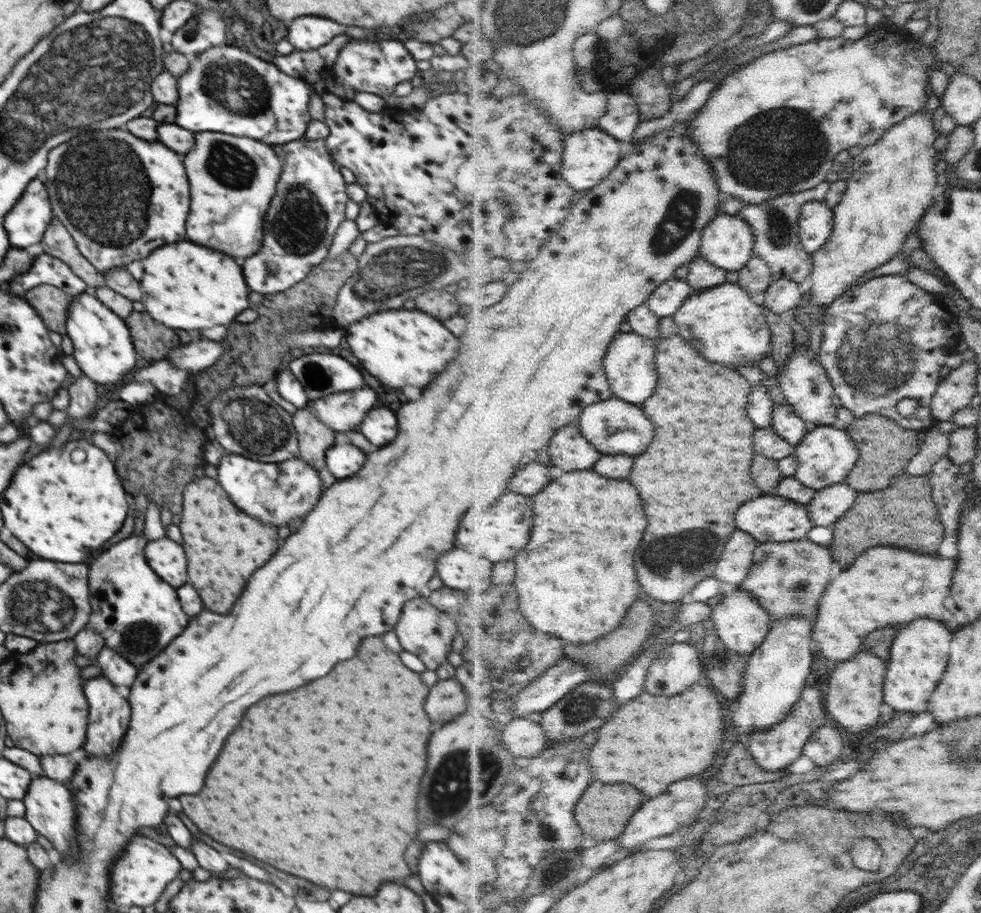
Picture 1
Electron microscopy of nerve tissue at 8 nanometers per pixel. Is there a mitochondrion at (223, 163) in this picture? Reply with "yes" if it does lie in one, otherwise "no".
yes

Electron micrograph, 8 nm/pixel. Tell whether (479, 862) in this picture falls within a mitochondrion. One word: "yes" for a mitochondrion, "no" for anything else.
no

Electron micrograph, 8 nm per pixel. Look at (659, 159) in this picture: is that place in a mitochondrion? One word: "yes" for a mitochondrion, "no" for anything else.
no

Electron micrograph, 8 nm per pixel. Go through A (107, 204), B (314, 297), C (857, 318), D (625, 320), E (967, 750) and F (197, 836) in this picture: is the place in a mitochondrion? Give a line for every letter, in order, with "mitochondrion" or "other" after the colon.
A: mitochondrion
B: other
C: mitochondrion
D: other
E: mitochondrion
F: other

